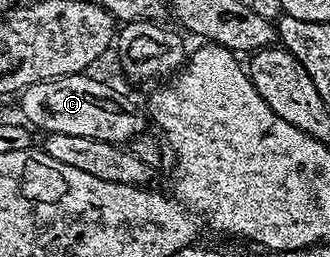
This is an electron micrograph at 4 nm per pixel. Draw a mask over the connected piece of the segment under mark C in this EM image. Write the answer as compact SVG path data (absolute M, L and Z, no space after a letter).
M91 73L37 81L24 87L18 99L22 118L32 128L44 127L47 133L77 133L77 137L127 145L149 127L148 116L140 104L139 108L125 92L94 79Z

